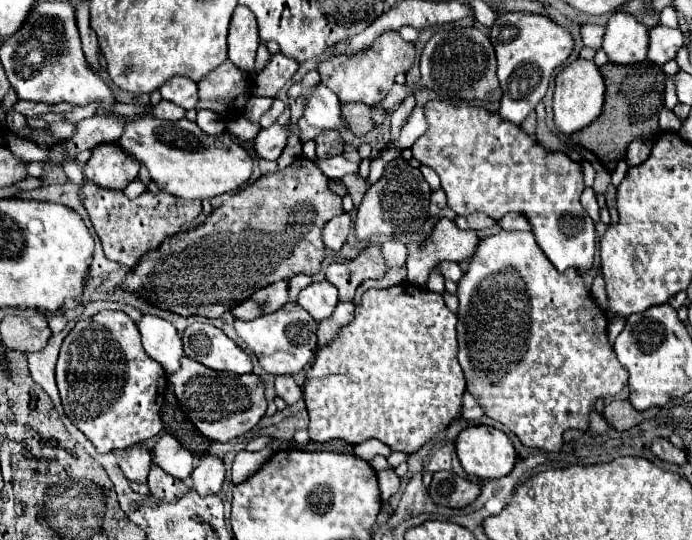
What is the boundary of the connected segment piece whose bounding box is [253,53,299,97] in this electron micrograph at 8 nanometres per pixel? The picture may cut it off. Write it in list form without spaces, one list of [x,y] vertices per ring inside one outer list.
[[[283,53],[271,55],[269,63],[261,69],[261,73],[255,79],[253,93],[261,95],[261,97],[275,97],[277,91],[293,77],[297,67],[299,67],[299,63],[285,57]]]

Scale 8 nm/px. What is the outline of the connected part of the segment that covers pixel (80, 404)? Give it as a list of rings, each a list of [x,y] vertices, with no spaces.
[[[101,311],[77,321],[59,351],[57,387],[65,415],[99,453],[131,447],[163,429],[159,411],[167,375],[145,353],[135,321],[123,311]]]

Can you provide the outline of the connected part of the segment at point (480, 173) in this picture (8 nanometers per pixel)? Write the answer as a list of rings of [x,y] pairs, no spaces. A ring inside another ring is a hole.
[[[429,101],[425,105],[425,117],[429,121],[429,129],[413,143],[413,157],[431,167],[441,177],[441,187],[447,193],[447,203],[457,215],[471,215],[473,211],[481,211],[495,221],[499,221],[505,213],[517,211],[527,215],[533,225],[533,233],[543,253],[557,269],[579,269],[587,271],[595,263],[595,221],[583,211],[579,203],[579,195],[585,189],[581,165],[571,161],[561,151],[547,151],[539,143],[535,143],[521,127],[503,121],[497,113],[489,113],[481,107],[453,107],[443,101]]]

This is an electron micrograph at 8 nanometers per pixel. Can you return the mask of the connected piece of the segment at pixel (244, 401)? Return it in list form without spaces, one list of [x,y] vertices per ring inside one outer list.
[[[183,357],[181,369],[177,373],[171,373],[169,381],[173,383],[179,405],[187,413],[189,421],[205,437],[213,441],[231,441],[247,433],[259,423],[259,419],[265,415],[265,409],[267,409],[265,387],[261,379],[253,373],[237,375],[237,373],[213,371],[189,357]]]

